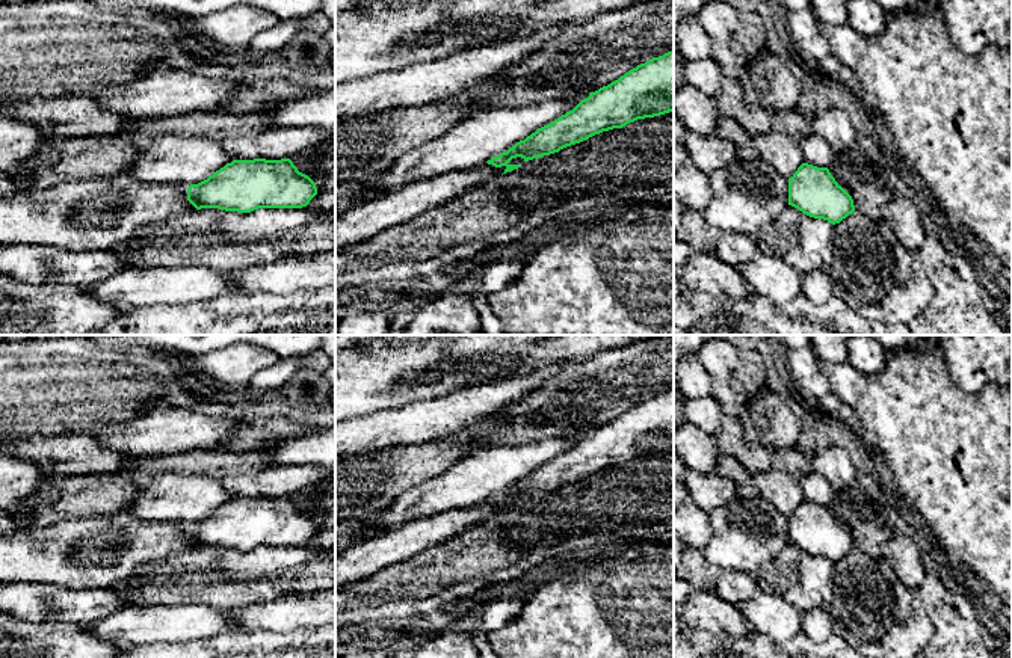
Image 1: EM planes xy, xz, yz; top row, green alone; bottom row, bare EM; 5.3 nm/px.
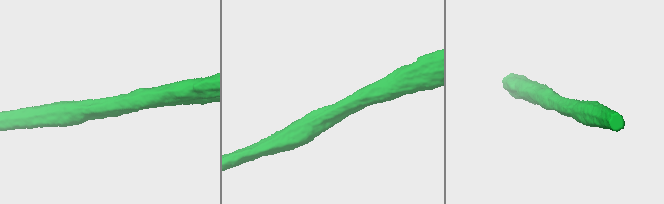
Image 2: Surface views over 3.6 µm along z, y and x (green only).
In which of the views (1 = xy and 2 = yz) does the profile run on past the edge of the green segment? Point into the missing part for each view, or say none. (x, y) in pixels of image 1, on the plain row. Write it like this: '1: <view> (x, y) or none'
1: none
2: none

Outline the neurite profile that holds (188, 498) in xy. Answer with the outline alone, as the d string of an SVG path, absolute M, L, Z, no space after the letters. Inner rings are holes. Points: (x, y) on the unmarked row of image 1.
M163 472L156 474L147 487L139 489L127 503L124 512L134 515L137 519L151 522L180 521L190 524L207 518L233 498L234 497L224 489L221 478L204 474Z

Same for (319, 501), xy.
M335 472L328 474L319 484L290 495L299 510L308 513L317 525L317 533L308 545L335 552Z

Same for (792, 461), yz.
M798 448L775 450L770 466L773 469L785 471L796 478L801 478L813 471L811 457L805 456Z

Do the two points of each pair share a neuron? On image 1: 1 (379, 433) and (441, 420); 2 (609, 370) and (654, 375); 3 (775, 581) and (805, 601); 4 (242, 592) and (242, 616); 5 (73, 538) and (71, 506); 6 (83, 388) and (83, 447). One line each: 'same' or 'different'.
1: same
2: same
3: same
4: different
5: different
6: different

